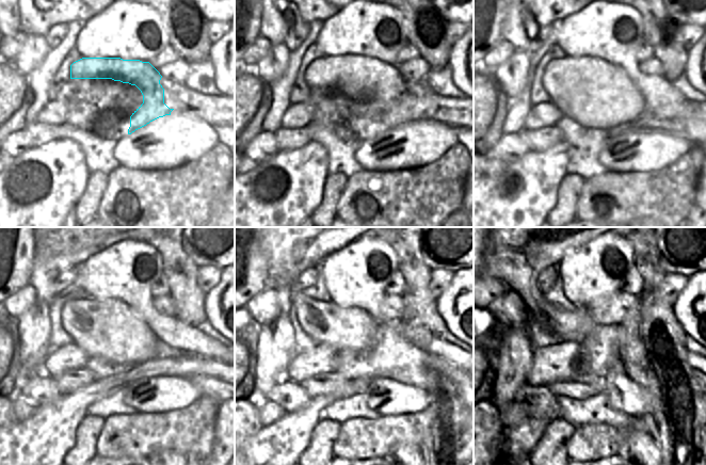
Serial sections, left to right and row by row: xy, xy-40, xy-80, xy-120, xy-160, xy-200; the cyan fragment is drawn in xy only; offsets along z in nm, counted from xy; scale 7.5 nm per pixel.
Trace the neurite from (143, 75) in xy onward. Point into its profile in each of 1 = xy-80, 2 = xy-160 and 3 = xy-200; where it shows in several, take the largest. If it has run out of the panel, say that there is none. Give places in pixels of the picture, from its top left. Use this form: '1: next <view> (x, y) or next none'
1: next xy-80 (590, 91)
2: next xy-160 (290, 249)
3: next xy-200 (519, 249)

